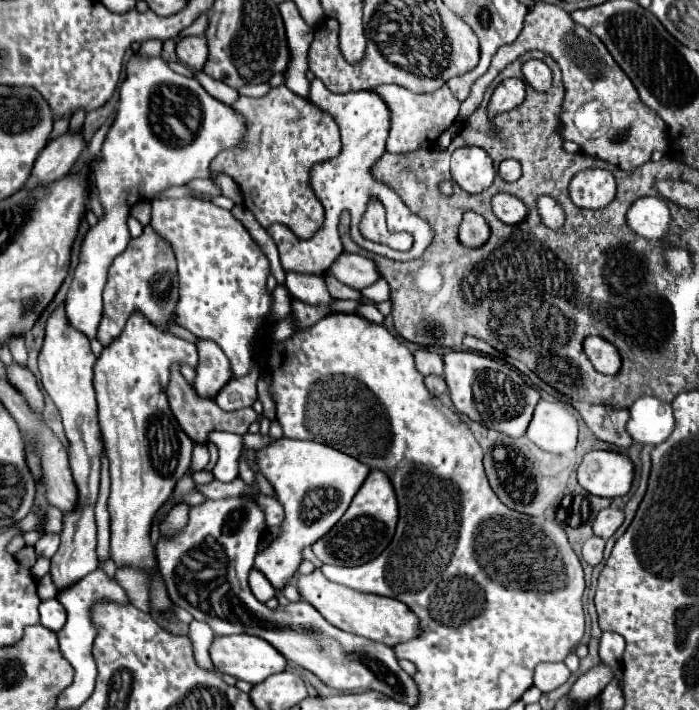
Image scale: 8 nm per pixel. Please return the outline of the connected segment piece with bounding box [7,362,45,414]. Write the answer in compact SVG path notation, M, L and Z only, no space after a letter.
M13 362L11 366L7 366L7 378L11 378L11 382L19 386L19 394L23 394L23 398L27 398L27 402L31 402L31 406L35 406L39 414L43 414L45 398L43 398L41 386L37 384L37 378L33 376L33 372L27 366Z

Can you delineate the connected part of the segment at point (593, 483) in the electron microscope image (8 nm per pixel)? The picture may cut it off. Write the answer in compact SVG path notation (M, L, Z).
M611 450L587 452L577 470L577 482L591 494L615 498L629 492L633 464L627 456Z

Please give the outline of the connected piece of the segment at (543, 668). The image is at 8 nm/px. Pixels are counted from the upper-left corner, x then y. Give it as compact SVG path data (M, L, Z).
M553 662L553 664L539 664L535 668L535 686L541 692L551 692L555 688L559 688L563 682L567 682L567 678L571 676L571 672L567 670L567 666L563 662Z

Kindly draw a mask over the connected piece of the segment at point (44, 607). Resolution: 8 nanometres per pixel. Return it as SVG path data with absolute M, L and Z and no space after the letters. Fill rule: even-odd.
M57 598L41 602L39 614L41 614L41 626L49 628L51 632L57 632L65 626L65 608Z

